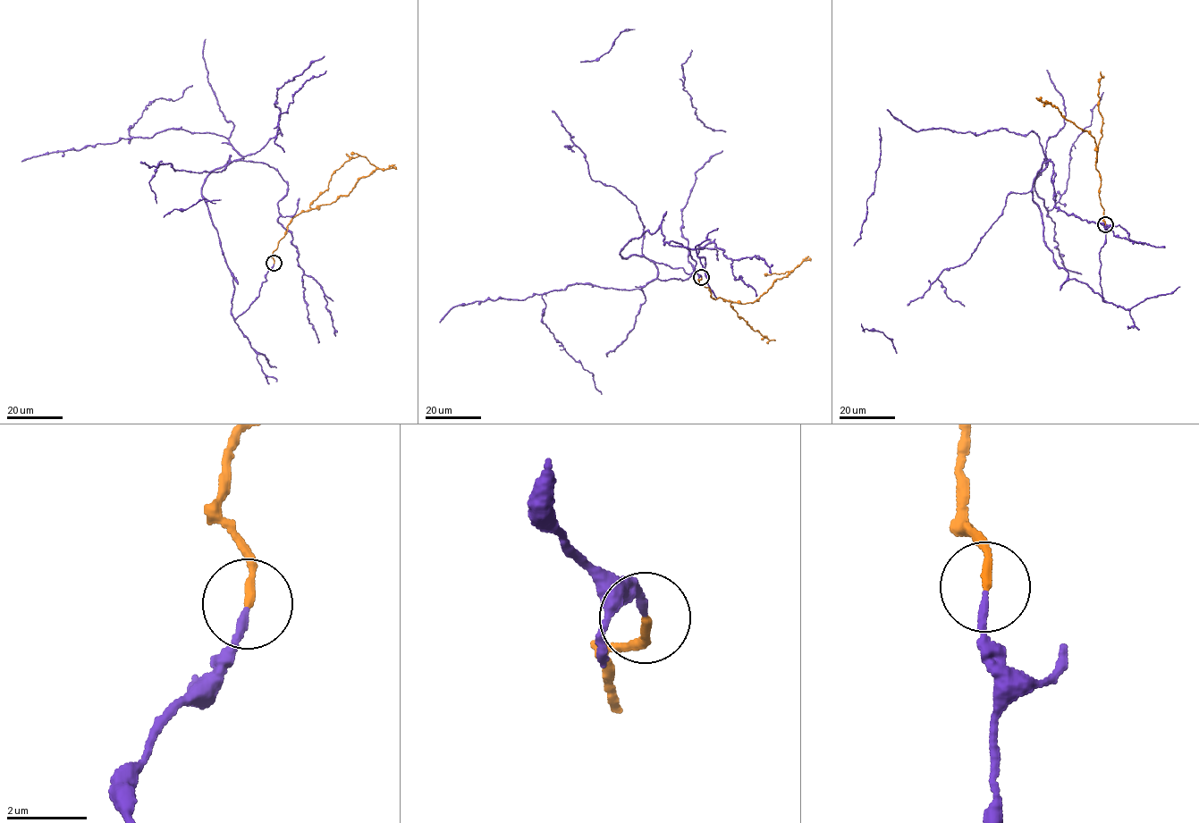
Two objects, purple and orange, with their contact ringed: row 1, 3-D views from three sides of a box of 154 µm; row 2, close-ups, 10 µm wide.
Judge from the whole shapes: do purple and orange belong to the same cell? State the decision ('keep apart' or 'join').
join

